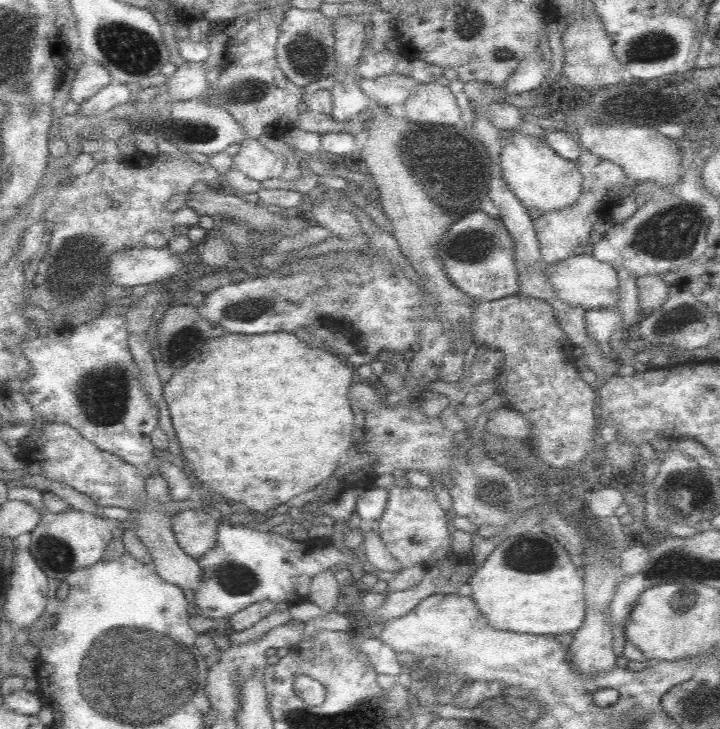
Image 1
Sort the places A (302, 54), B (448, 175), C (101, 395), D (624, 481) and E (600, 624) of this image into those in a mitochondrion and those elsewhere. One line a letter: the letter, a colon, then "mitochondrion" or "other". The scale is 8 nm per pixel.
A: mitochondrion
B: mitochondrion
C: mitochondrion
D: other
E: other

